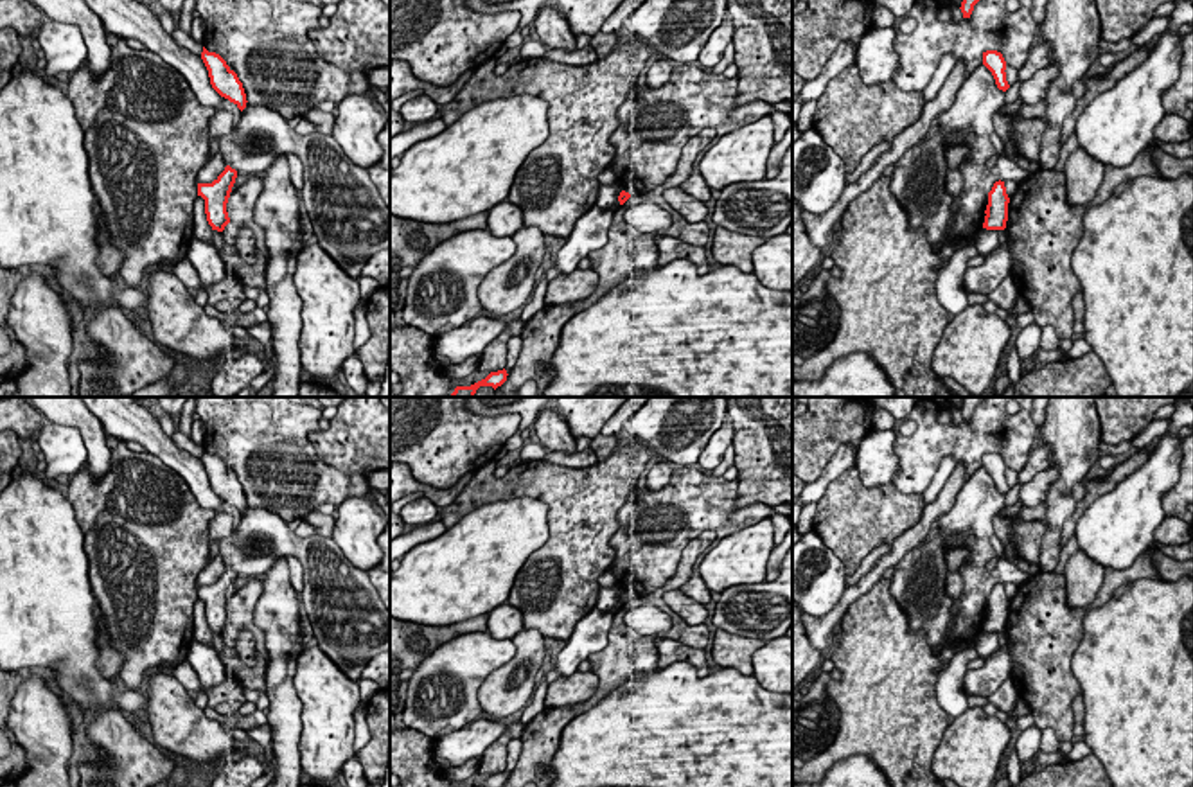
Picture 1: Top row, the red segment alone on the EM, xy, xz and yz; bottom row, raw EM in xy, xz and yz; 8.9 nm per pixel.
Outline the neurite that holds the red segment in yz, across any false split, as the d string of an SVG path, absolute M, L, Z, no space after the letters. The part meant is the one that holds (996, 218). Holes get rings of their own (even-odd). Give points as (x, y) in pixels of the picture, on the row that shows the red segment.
M995 181L992 190L988 192L988 205L985 210L983 228L986 230L1004 230L1008 221L1008 203L1010 198L1006 194L1004 181Z

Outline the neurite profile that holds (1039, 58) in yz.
M1040 41L1038 45L1033 45L1026 63L1017 72L1019 81L1028 81L1028 79L1033 77L1033 74L1037 70L1046 68L1049 65L1049 52L1051 52L1051 47L1046 41Z

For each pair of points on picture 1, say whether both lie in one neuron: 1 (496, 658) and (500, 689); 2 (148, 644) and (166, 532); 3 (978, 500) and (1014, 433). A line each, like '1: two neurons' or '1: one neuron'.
1: two neurons
2: one neuron
3: two neurons

